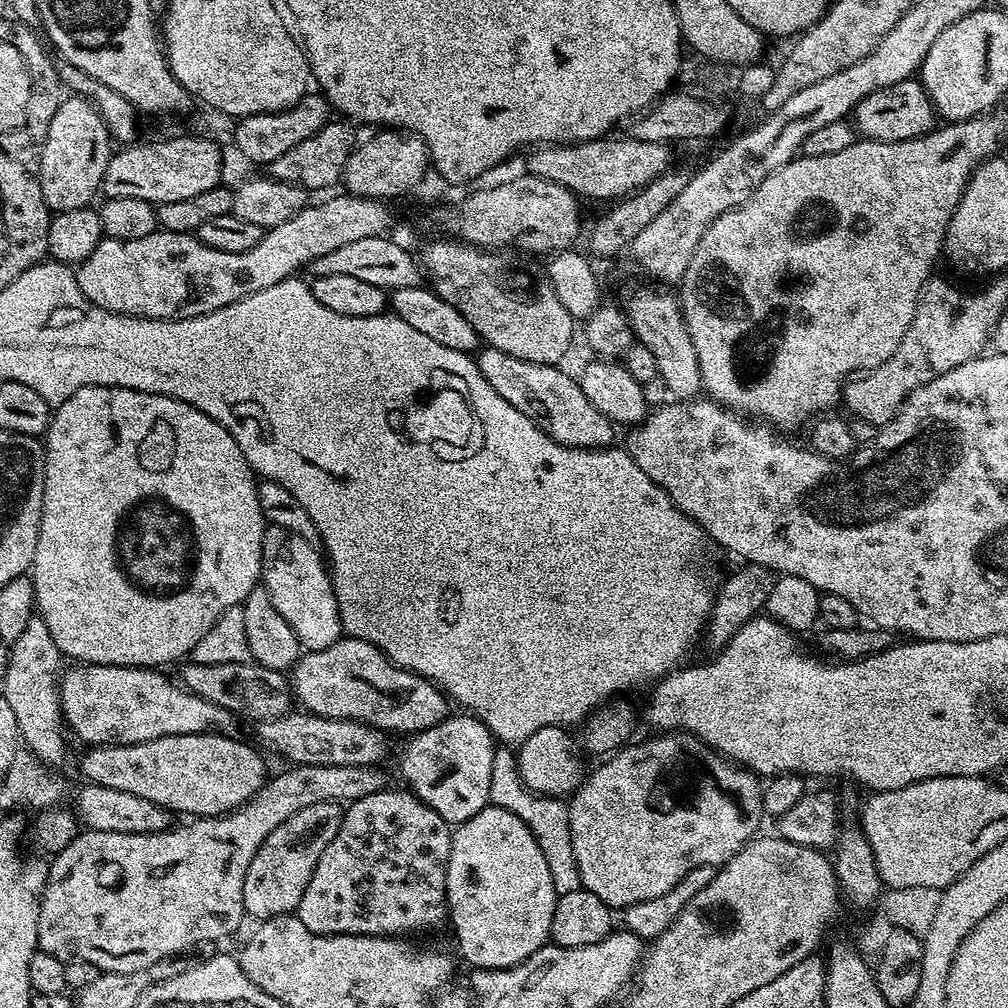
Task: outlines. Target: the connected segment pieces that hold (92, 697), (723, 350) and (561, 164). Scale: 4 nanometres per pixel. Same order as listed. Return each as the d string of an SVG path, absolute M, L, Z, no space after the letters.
M78 664L61 675L60 707L67 727L86 746L142 743L168 735L201 734L219 730L237 735L239 719L225 707L199 698L155 669L117 664Z
M988 118L948 122L943 125L945 128L933 127L925 136L915 136L913 140L882 142L860 138L850 146L838 150L838 154L801 155L770 173L741 208L723 212L710 224L698 242L694 258L690 258L690 266L686 266L684 279L678 285L678 299L686 330L690 330L690 342L694 342L694 354L698 354L703 391L717 404L723 404L734 413L745 418L755 418L781 433L792 434L788 432L835 409L832 407L841 399L849 377L886 362L886 358L890 358L890 354L898 350L898 342L902 342L902 334L906 334L910 318L914 318L920 292L934 272L932 263L942 256L944 235L948 233L952 215L972 171L985 160L997 155L996 147L1000 144L1004 124L1000 120L984 119Z
M601 138L587 140L581 144L546 144L533 147L527 153L527 171L538 178L558 182L558 186L566 186L585 201L588 199L614 202L633 195L673 167L671 147L668 144L642 142L631 138L612 139Z

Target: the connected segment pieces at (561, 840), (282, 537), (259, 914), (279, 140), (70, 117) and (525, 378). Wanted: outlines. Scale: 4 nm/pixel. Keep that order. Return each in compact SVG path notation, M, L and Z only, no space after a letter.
M507 747L500 748L497 753L496 751L493 753L490 762L489 803L493 807L510 810L512 814L518 815L518 818L522 818L546 856L568 856L568 852L573 850L573 842L571 841L572 831L567 805L561 799L538 796L529 791L521 778L517 755Z
M265 527L264 539L262 587L268 591L274 610L278 610L278 614L290 624L300 640L301 649L310 652L326 650L326 646L341 639L342 629L325 557L318 551L317 545L306 542L290 530Z
M334 800L314 802L314 806L298 810L298 814L290 814L290 818L262 842L254 854L254 862L250 862L250 870L246 870L246 882L242 886L245 913L249 917L256 916L257 921L295 913L322 850L334 842L343 821L344 808Z
M306 94L294 106L282 112L263 112L253 116L241 116L235 121L236 129L232 132L232 140L236 148L252 164L271 166L274 158L282 158L286 150L298 146L298 142L306 142L318 130L322 130L329 123L330 105L323 95Z
M72 94L61 101L48 126L41 150L42 194L53 213L87 207L99 193L112 153L112 139L95 105L87 97Z
M481 347L474 359L482 378L514 406L522 410L554 442L567 448L607 448L613 443L617 429L606 414L592 405L590 398L582 394L582 386L575 375L563 372L555 364L539 364L514 358L497 348Z

